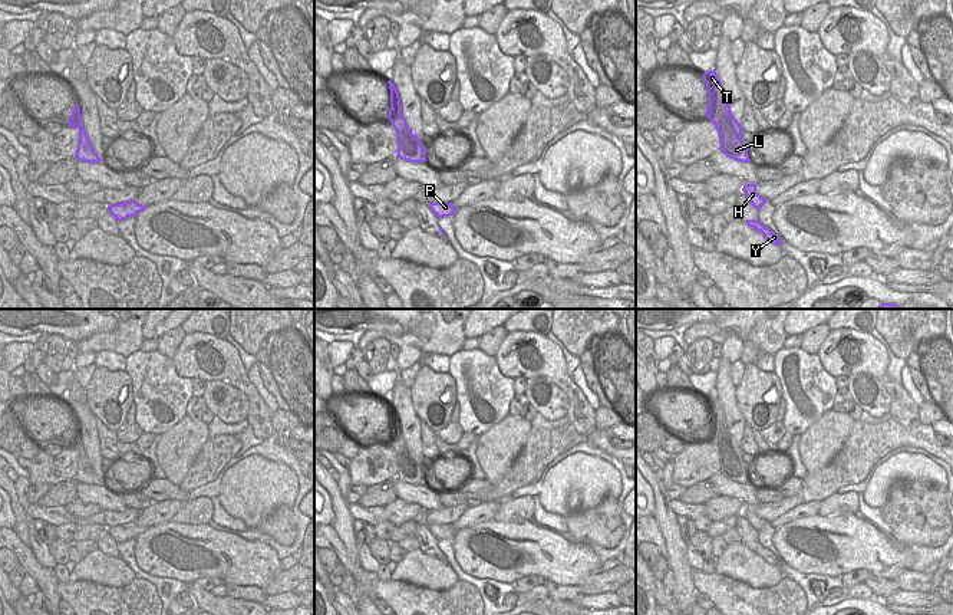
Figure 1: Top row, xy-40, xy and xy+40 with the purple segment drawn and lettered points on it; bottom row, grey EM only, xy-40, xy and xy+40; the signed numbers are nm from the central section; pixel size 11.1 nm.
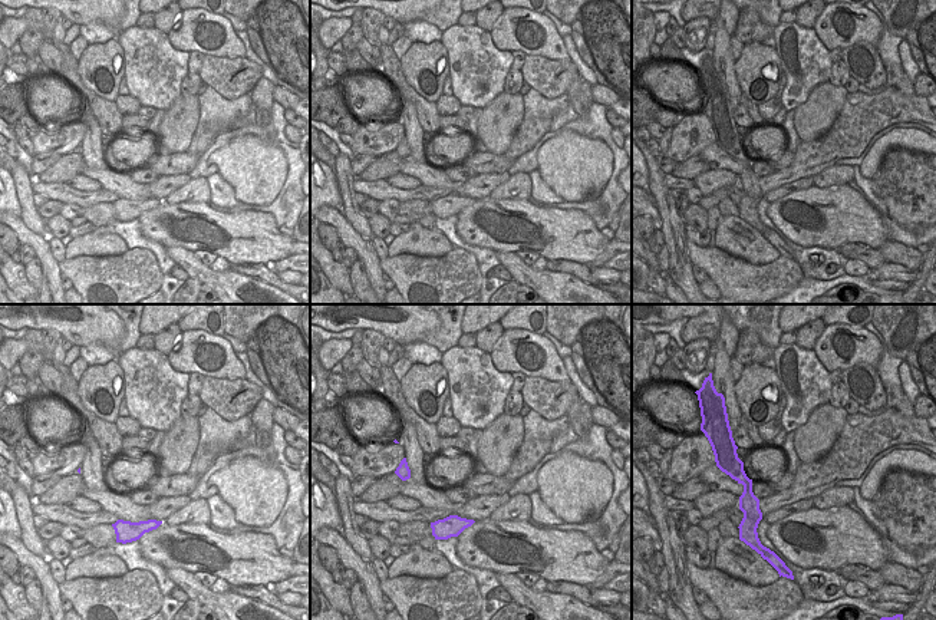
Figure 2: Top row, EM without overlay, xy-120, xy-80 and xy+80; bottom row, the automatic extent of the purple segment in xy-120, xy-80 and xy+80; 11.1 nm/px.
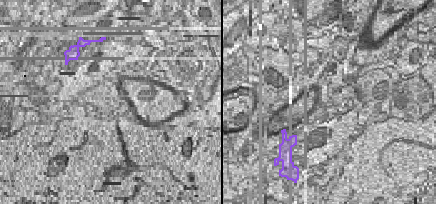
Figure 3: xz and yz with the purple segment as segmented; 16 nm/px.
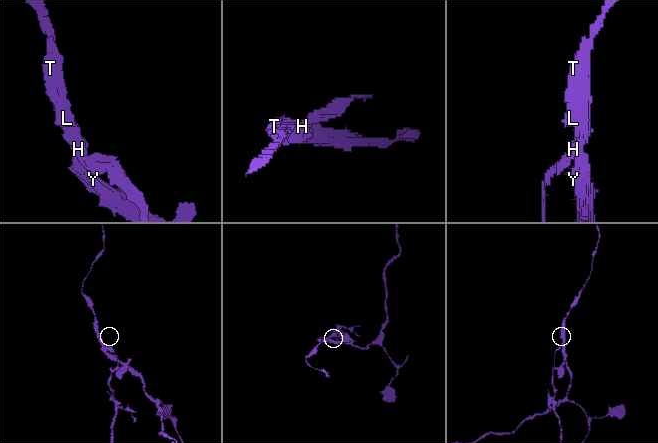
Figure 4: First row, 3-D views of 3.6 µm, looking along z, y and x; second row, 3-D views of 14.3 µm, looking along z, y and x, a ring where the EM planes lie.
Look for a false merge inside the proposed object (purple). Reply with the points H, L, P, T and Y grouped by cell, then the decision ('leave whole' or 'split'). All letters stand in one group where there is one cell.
groups H L T Y / P; split

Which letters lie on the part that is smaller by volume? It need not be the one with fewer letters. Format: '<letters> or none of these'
P

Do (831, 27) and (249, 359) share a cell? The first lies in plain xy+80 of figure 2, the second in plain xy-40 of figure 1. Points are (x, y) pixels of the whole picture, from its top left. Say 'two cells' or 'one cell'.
two cells

